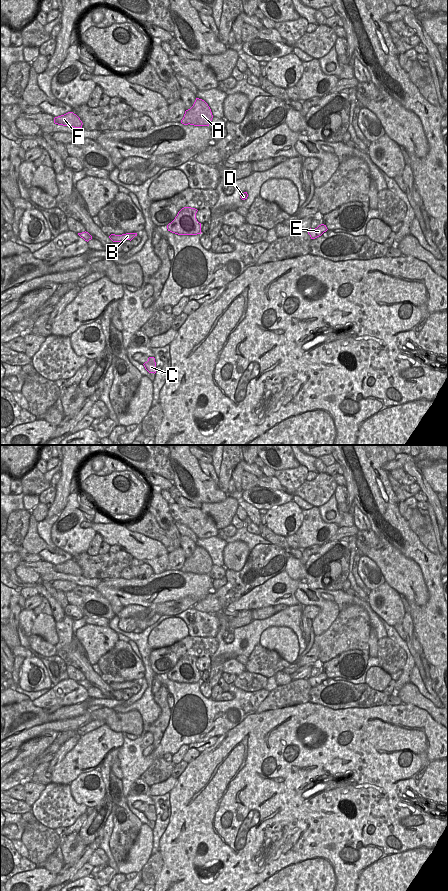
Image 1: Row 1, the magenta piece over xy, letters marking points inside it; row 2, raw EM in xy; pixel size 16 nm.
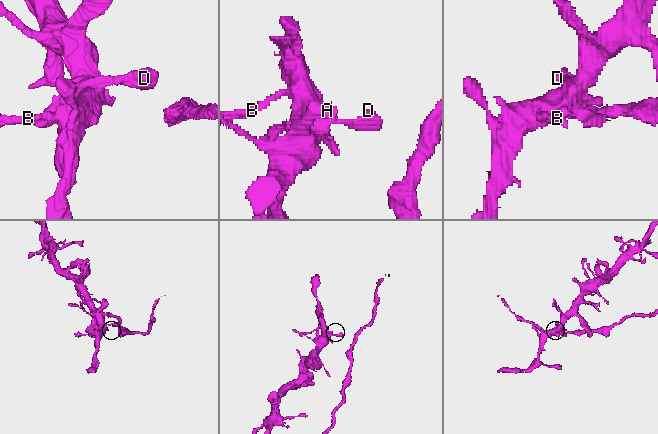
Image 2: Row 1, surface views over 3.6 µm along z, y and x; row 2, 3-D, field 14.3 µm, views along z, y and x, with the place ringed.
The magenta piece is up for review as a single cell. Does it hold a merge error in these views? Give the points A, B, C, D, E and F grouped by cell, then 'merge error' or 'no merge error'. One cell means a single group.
groups A B C D E F; no merge error

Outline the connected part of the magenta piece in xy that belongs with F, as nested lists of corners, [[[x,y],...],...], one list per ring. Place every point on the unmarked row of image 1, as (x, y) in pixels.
[[[68,560],[64,563],[54,566],[54,571],[63,574],[70,574],[74,576],[82,576],[82,569],[80,566],[73,560]]]

